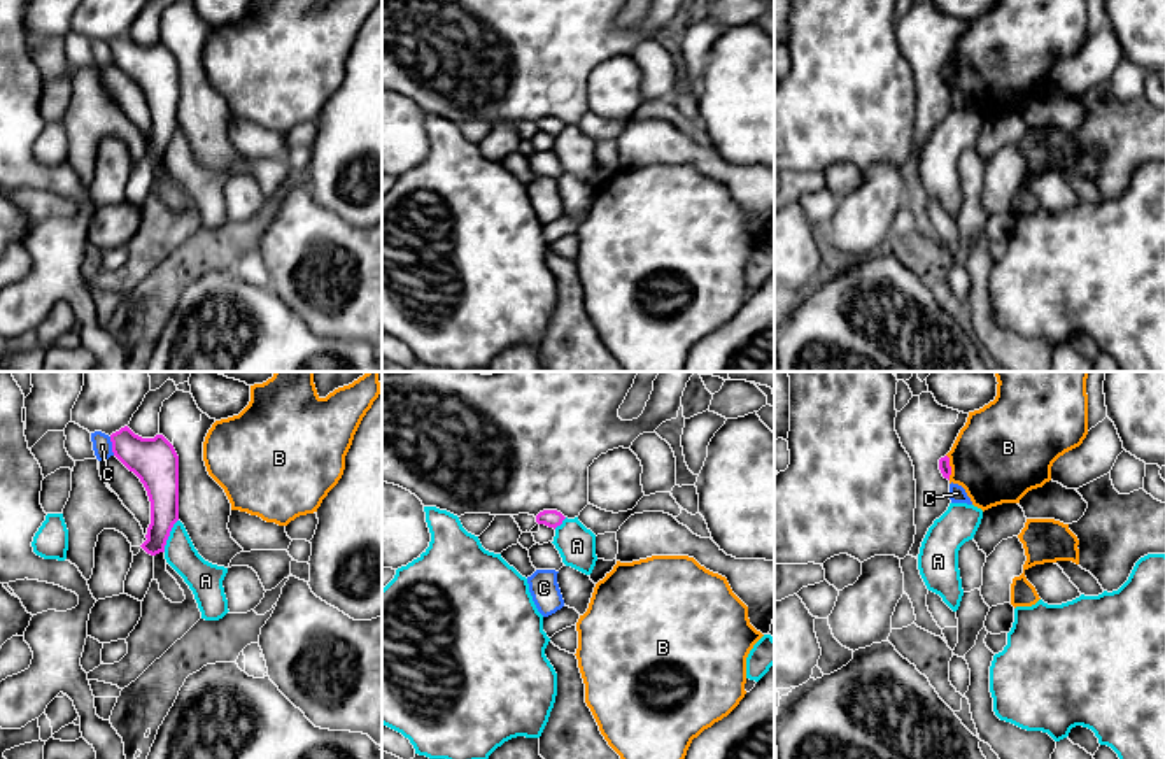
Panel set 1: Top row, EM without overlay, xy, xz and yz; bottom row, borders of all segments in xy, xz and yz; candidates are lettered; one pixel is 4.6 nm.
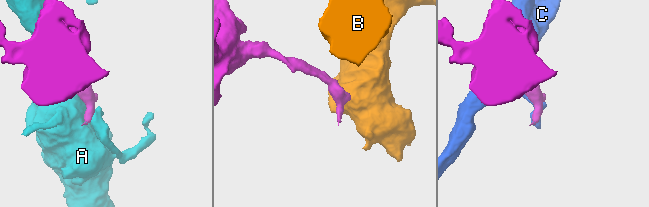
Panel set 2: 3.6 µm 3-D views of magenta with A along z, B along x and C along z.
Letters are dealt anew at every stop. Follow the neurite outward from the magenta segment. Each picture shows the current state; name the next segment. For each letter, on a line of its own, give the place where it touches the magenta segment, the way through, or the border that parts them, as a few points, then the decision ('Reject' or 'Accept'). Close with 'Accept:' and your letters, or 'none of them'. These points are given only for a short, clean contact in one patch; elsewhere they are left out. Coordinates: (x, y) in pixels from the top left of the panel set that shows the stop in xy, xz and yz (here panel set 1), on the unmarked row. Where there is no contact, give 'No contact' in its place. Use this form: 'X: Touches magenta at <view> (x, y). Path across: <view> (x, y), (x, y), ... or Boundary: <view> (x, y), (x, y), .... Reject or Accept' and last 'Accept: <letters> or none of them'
A: Touches magenta at xy (169, 142). Boundary: xy (177, 127), (163, 158). Reject
B: Touches magenta at yz (950, 74). Boundary: yz (946, 62), (950, 86). Reject
C: Touches magenta at xy (112, 53). Reject
Accept: none of them

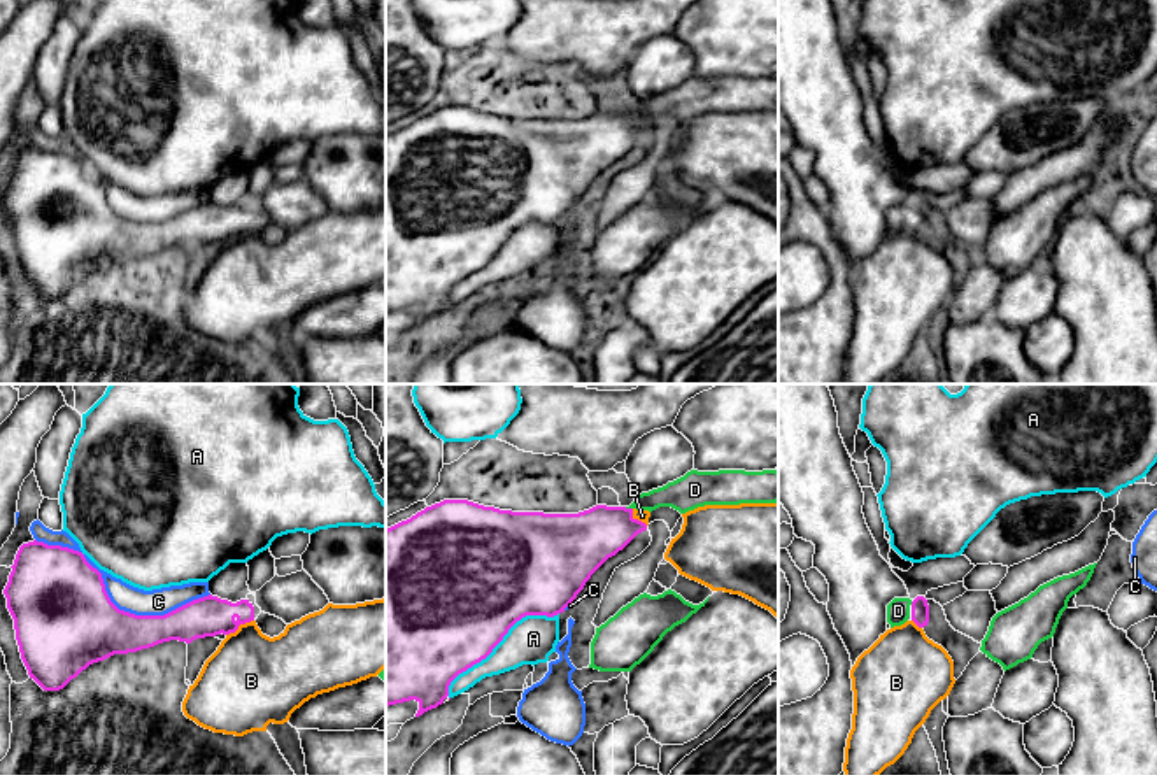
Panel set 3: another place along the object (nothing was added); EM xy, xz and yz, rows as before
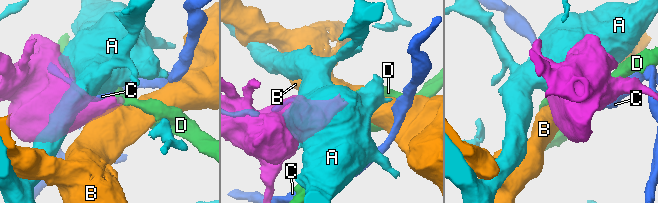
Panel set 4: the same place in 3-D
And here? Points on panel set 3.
A: Touches magenta at xz (498, 249). Reject
B: Touches magenta at xy (239, 232). Boundary: xy (253, 227), (227, 242). Reject
C: Touches magenta at xy (113, 211). Reject
D: Touches magenta at xz (628, 116). Path across: xz (584, 148), (607, 137), (628, 116), (660, 104), (681, 102). Accept
Accept: D

